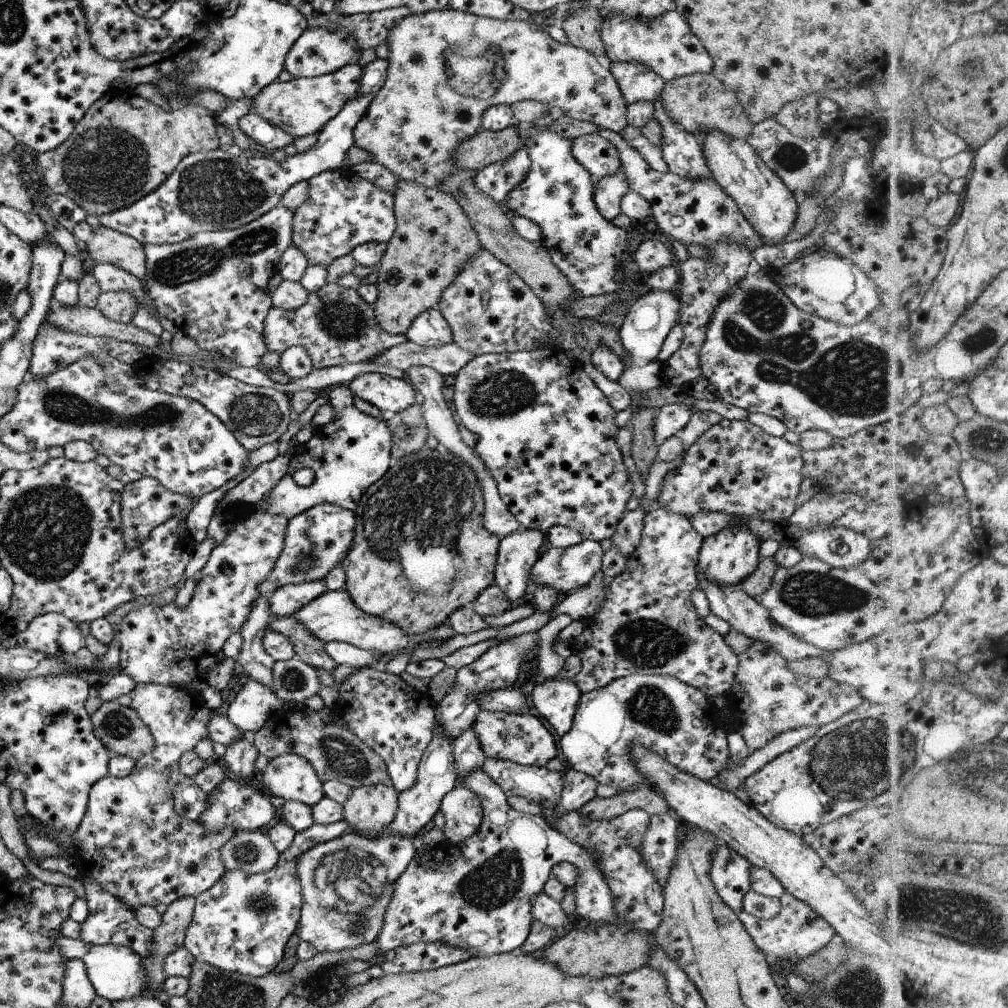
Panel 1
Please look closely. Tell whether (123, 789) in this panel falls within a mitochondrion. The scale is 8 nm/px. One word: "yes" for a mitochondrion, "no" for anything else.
no

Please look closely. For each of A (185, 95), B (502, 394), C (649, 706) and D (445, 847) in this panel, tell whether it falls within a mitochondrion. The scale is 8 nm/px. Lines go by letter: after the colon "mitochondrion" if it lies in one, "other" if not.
A: other
B: mitochondrion
C: mitochondrion
D: other

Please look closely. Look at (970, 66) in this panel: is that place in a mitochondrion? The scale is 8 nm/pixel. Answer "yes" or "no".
yes

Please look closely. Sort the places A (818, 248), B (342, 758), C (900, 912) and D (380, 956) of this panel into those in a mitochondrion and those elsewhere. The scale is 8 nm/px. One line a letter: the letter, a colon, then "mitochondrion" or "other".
A: other
B: mitochondrion
C: mitochondrion
D: other

